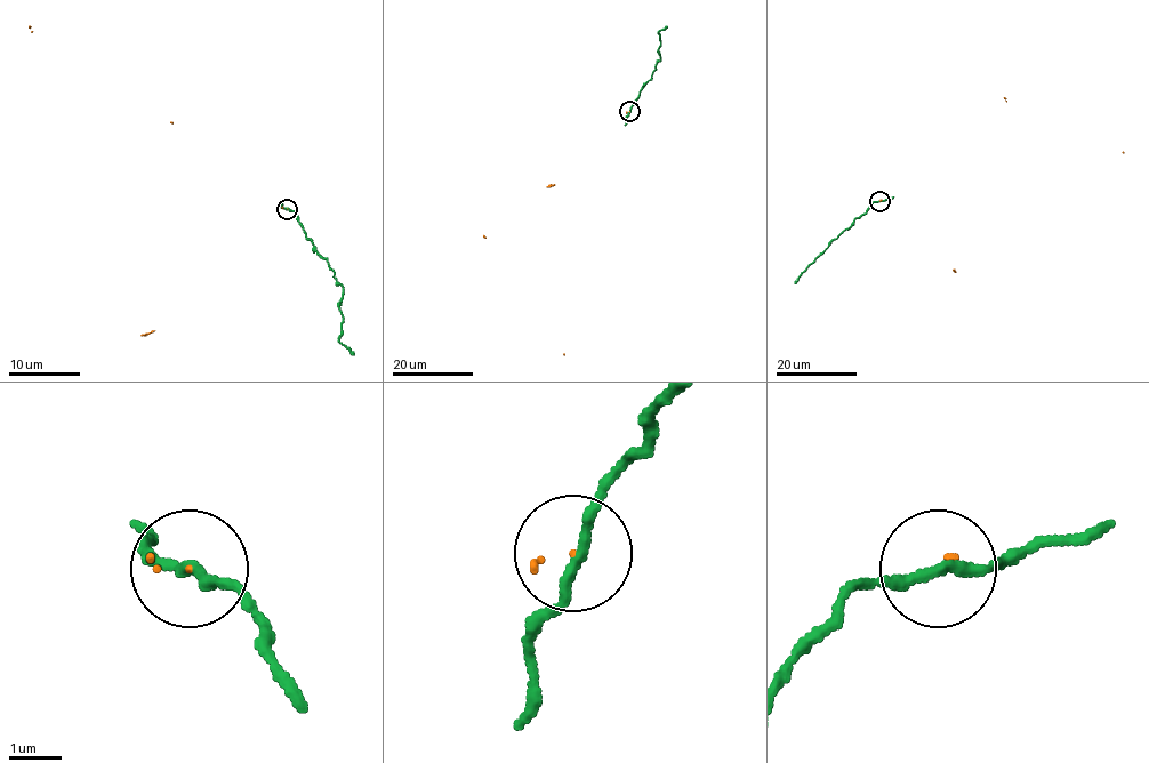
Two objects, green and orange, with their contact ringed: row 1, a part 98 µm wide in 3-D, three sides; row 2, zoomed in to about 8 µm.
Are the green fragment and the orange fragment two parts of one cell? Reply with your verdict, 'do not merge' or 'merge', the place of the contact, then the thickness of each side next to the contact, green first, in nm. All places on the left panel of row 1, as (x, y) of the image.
do not merge | (287, 209) | 200/40 nm

